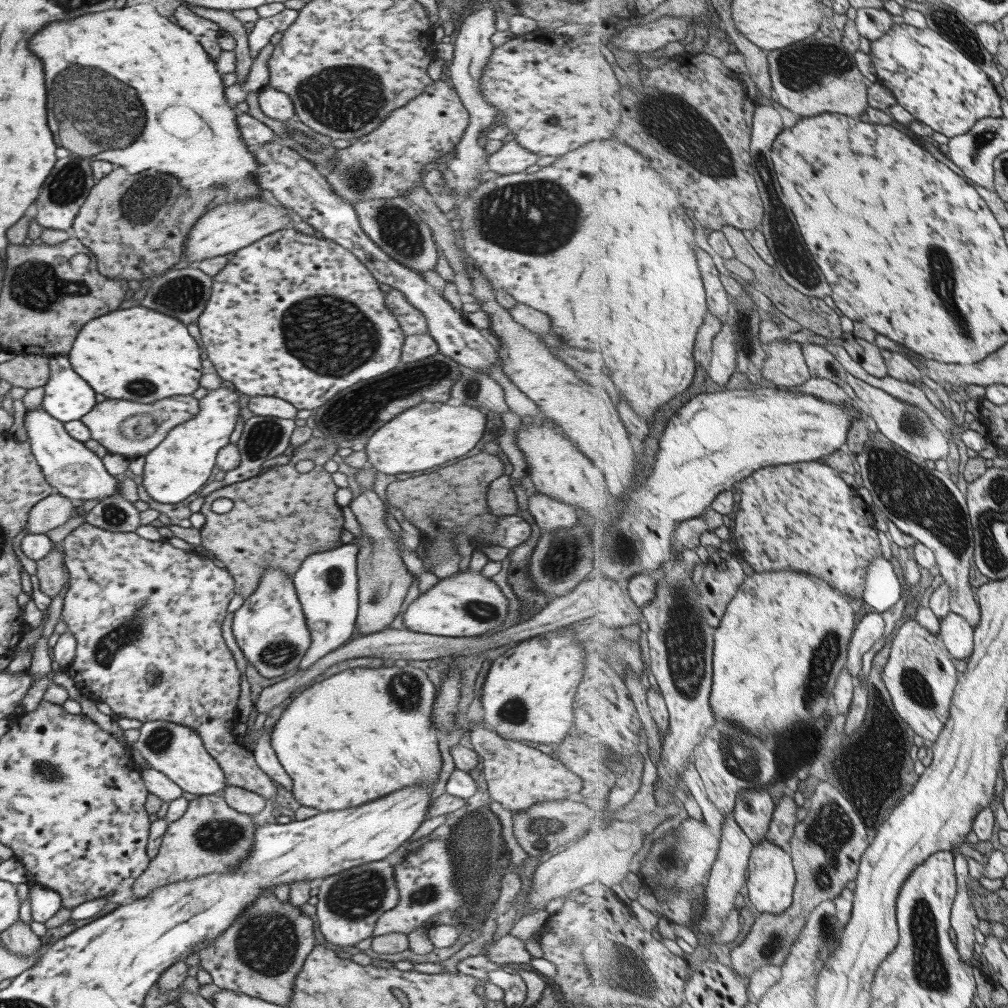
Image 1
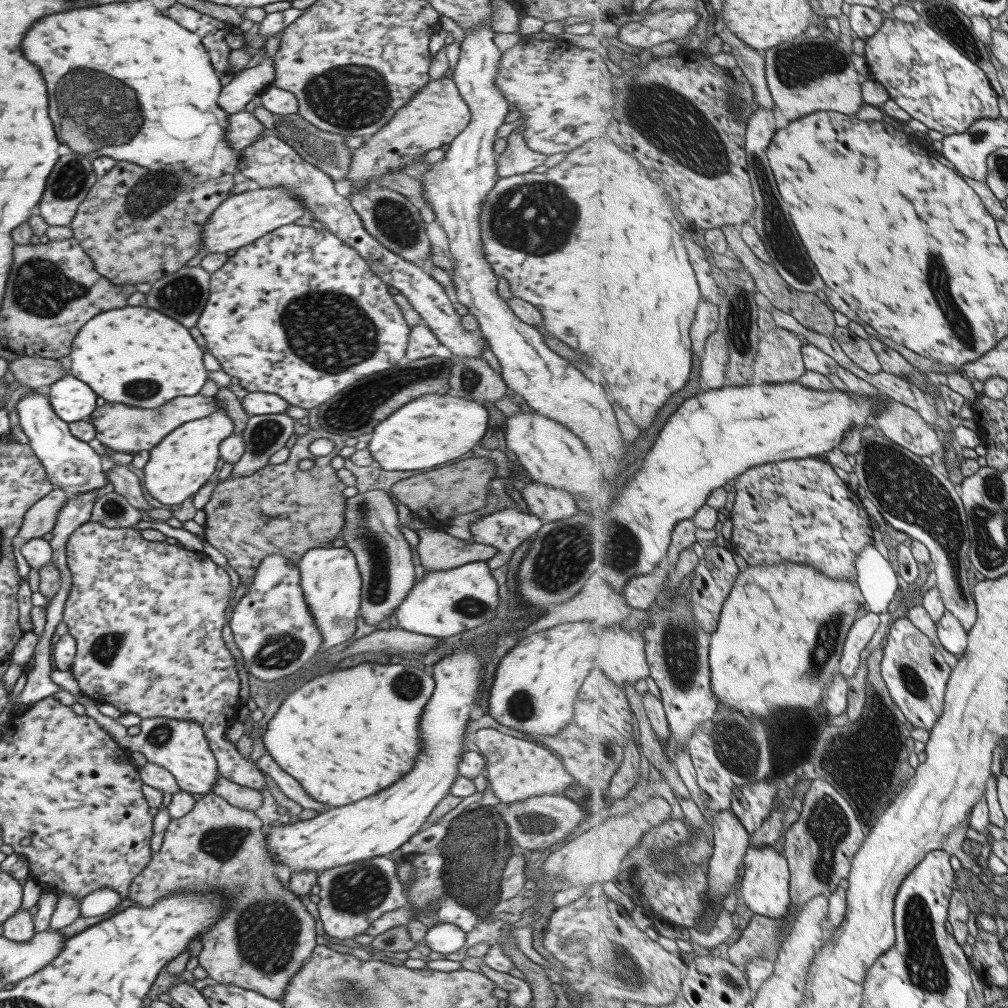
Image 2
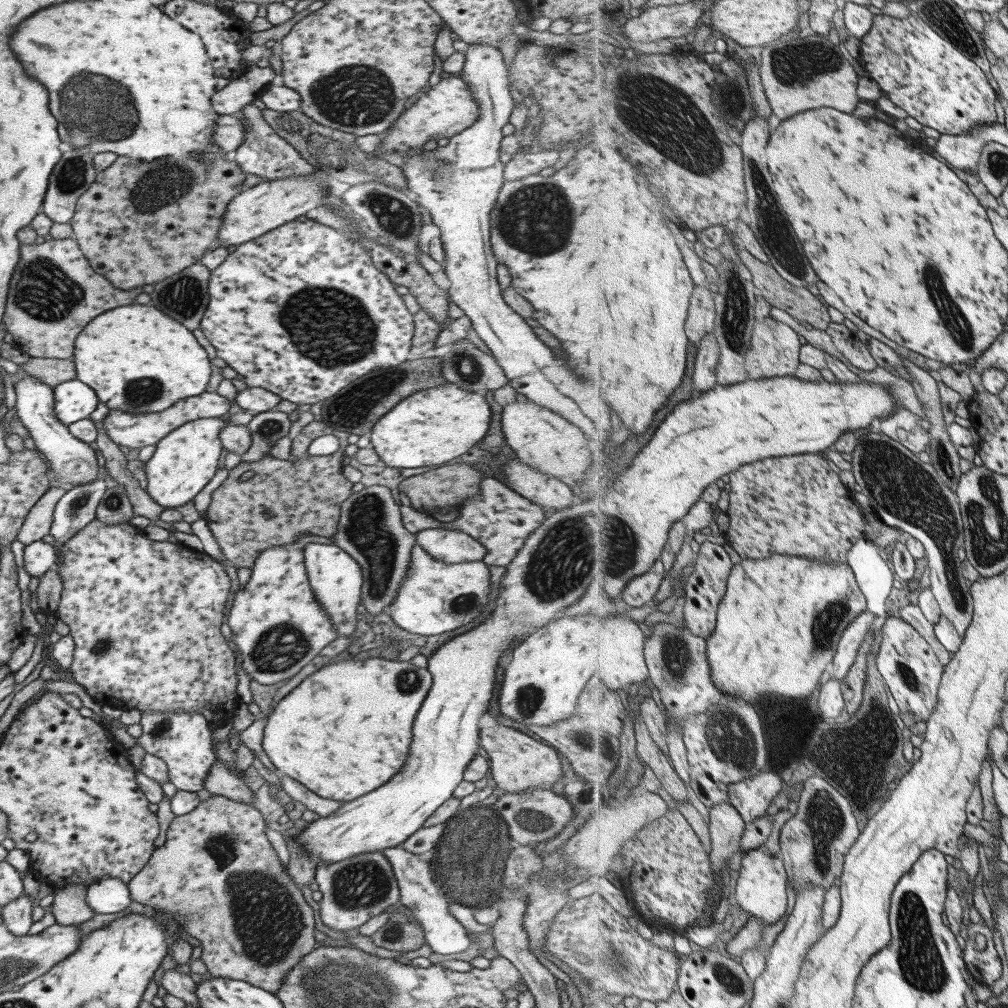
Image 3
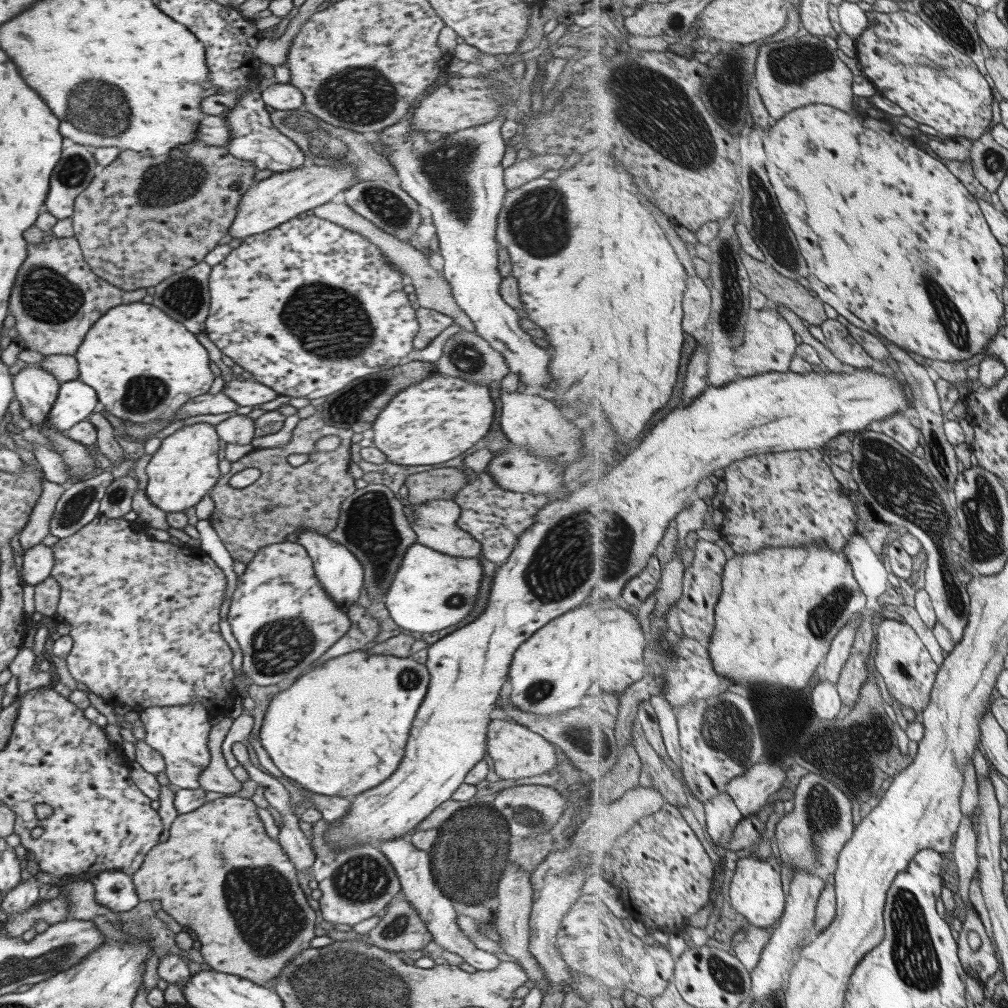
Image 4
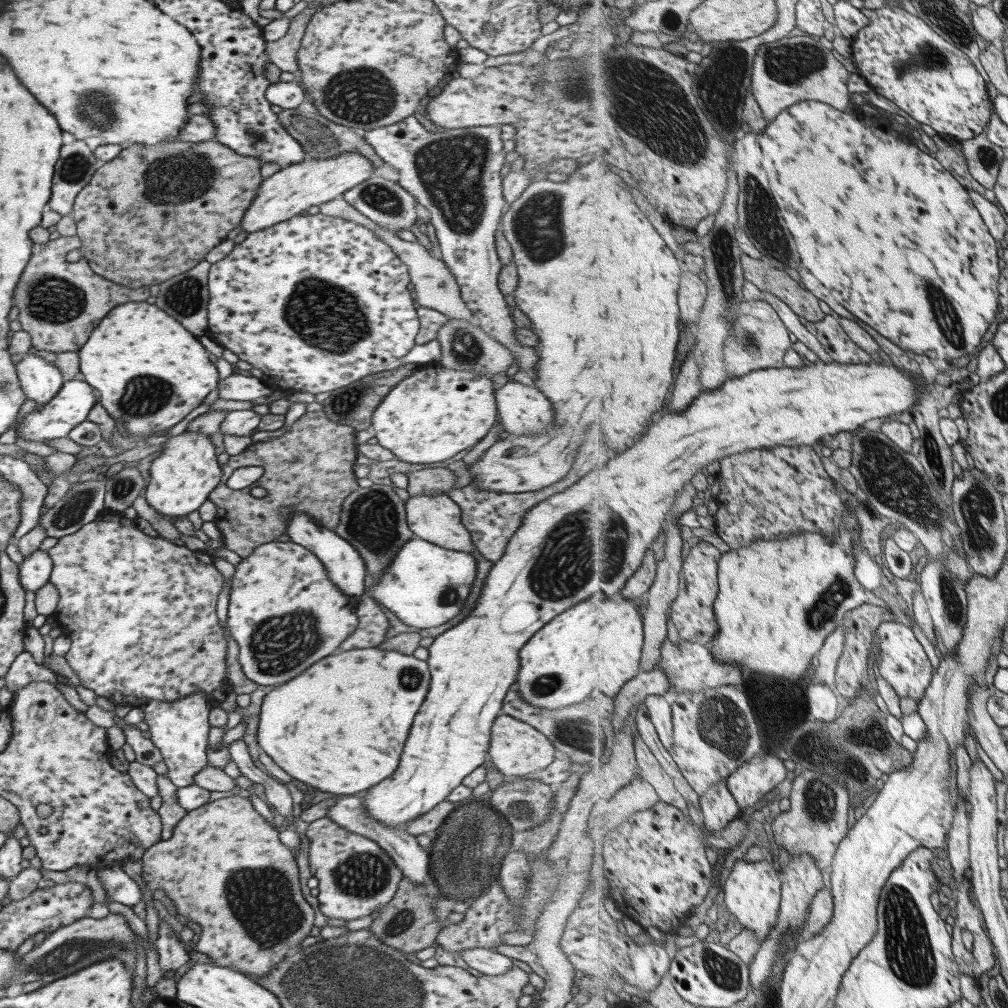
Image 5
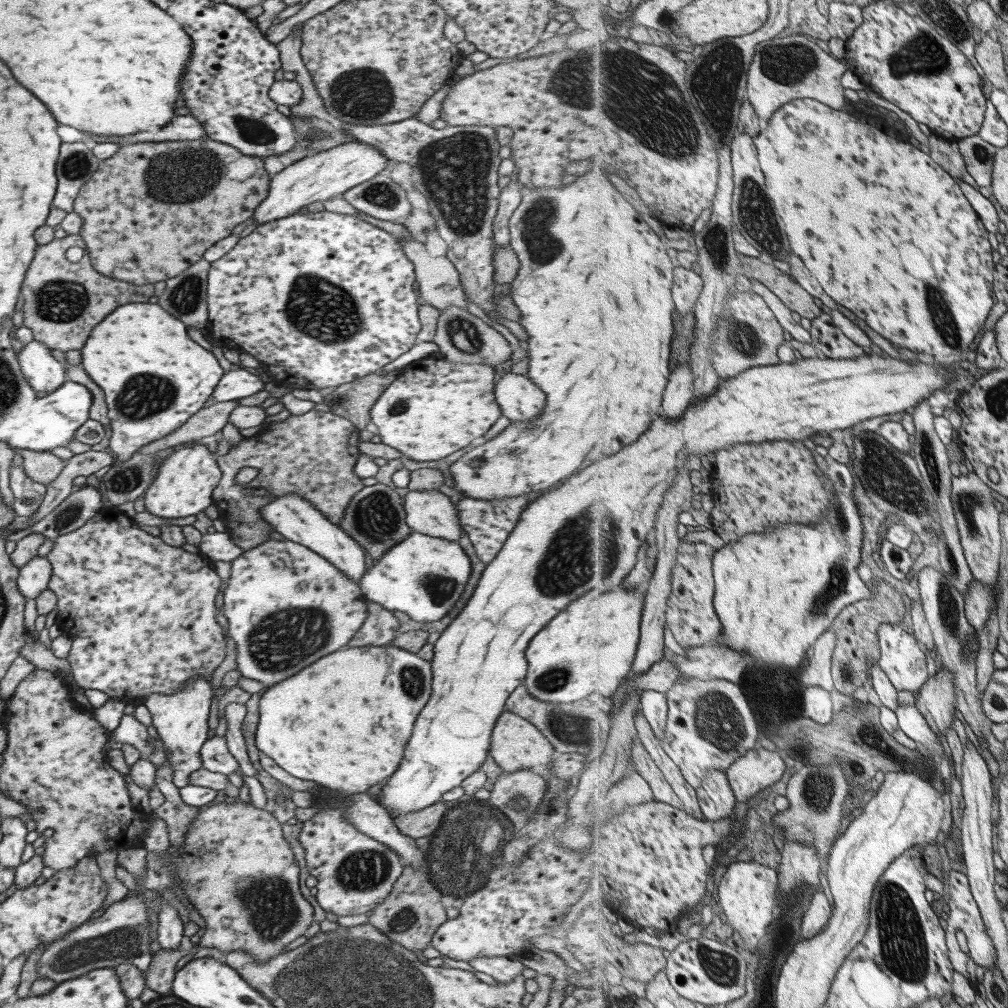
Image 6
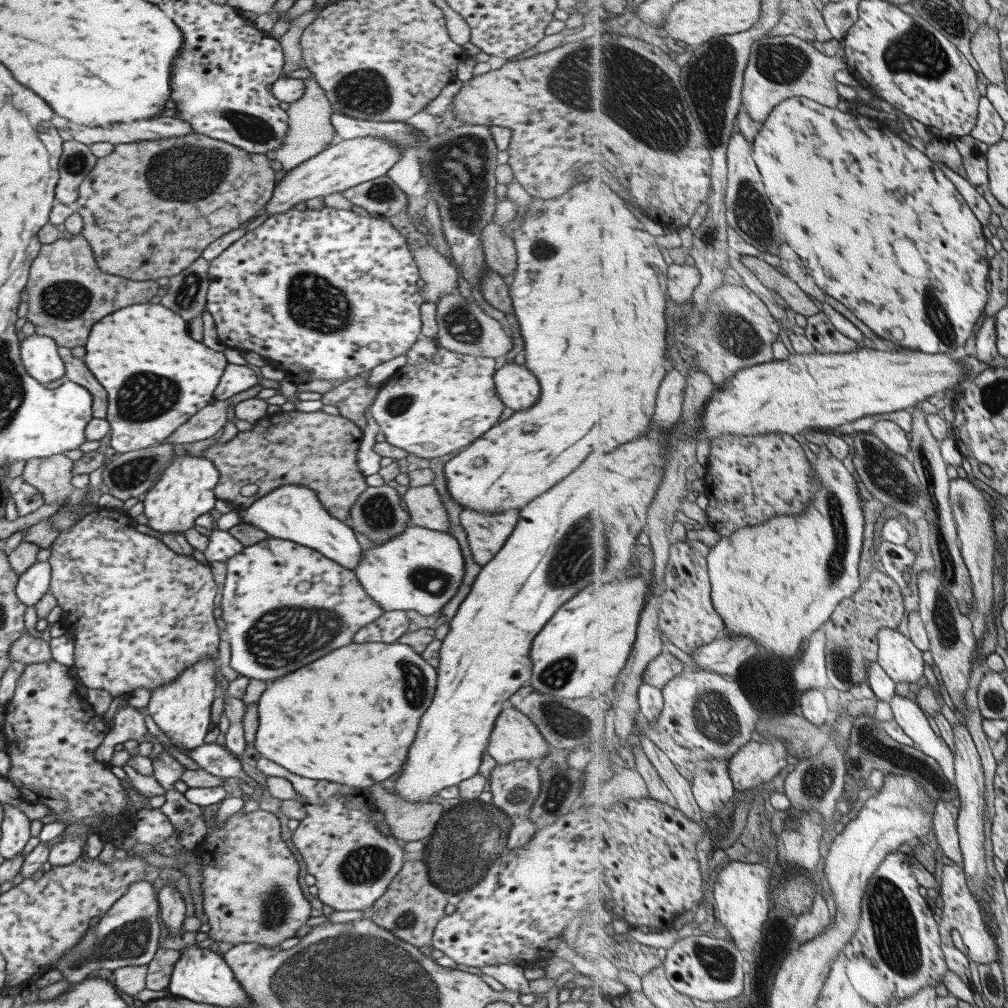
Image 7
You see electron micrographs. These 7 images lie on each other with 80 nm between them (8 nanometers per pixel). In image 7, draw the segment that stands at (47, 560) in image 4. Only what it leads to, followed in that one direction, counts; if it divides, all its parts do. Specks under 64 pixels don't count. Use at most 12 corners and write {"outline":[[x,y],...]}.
{"outline":[[35,562],[18,576],[14,593],[25,606],[49,592],[50,566]]}

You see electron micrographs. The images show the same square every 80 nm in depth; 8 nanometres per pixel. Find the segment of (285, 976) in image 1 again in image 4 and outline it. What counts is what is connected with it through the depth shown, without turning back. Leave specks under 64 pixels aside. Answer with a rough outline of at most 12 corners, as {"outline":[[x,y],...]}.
{"outline":[[251,799],[178,814],[130,875],[265,987],[315,912]]}

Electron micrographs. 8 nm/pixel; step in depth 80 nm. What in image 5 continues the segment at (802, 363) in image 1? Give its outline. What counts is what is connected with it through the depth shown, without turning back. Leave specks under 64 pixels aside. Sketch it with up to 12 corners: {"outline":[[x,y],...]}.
{"outline":[[743,302],[726,372],[783,368],[794,345],[772,304]]}

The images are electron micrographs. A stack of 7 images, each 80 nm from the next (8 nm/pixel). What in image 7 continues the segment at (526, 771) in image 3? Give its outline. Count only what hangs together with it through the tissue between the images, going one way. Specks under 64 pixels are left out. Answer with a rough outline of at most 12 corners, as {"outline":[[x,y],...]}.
{"outline":[[505,705],[485,752],[497,765],[537,763],[551,749],[524,714]]}

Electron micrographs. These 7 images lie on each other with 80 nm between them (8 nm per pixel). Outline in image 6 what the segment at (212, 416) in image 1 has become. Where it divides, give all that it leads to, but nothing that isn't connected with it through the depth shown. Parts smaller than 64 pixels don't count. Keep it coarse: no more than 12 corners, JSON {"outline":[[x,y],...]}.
{"outline":[[191,441],[163,455],[143,502],[163,519],[213,504],[216,456]]}

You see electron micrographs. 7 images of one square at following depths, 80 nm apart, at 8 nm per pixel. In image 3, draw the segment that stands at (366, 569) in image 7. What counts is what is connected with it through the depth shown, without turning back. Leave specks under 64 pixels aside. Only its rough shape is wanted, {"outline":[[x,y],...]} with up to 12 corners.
{"outline":[[415,543],[389,618],[436,636],[472,623],[482,561],[441,563]]}

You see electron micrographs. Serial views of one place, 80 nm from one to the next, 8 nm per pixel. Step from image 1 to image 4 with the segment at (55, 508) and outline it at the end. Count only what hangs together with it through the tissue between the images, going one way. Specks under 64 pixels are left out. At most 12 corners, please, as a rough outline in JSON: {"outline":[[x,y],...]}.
{"outline":[[42,480],[41,495],[18,533],[23,552],[49,535],[64,485]]}

